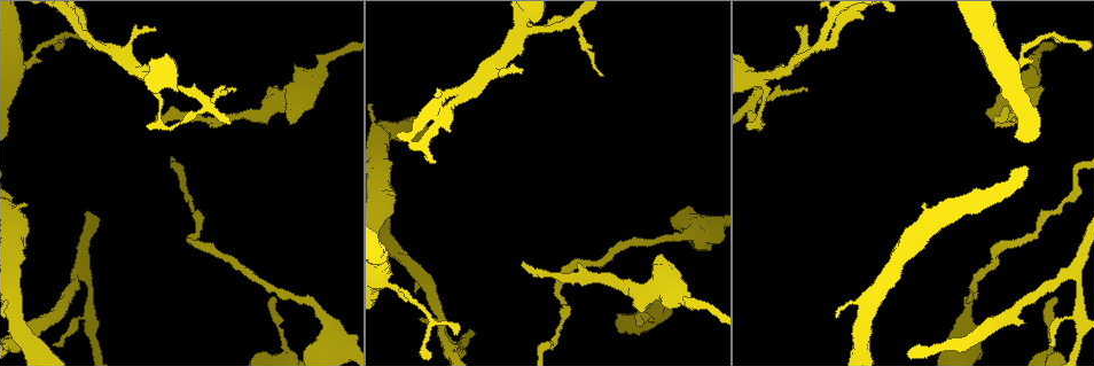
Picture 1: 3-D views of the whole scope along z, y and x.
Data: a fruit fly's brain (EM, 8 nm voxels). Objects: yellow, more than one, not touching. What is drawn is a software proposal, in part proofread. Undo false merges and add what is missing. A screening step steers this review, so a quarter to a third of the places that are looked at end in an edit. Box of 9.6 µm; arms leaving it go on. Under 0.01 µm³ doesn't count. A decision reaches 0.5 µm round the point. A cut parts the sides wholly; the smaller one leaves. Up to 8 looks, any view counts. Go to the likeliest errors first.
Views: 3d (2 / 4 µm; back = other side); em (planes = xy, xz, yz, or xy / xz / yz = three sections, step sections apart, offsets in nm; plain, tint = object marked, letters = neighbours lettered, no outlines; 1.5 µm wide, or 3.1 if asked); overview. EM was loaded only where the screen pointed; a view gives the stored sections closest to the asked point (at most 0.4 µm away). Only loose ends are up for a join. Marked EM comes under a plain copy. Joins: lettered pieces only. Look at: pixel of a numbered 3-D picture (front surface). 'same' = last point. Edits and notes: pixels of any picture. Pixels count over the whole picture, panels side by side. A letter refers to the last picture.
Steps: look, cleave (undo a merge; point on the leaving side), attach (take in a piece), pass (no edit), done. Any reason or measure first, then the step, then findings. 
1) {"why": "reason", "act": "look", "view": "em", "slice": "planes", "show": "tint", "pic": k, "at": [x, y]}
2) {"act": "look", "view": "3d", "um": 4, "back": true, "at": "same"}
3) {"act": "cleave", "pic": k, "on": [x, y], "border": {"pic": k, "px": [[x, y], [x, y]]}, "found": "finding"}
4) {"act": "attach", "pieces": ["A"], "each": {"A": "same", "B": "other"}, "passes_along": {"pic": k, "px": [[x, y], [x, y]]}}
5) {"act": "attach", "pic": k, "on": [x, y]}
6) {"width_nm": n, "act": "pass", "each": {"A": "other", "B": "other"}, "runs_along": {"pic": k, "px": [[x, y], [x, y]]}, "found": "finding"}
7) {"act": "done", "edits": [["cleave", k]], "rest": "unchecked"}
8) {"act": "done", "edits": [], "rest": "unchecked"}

{"act": "look", "view": "3d", "um": 4, "pic": 1, "at": [757, 80]}

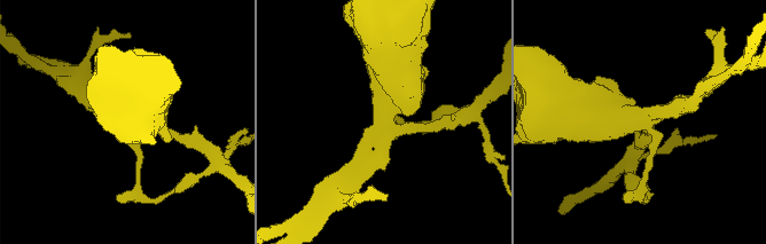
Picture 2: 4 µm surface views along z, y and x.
{"act": "look", "view": "em", "slice": "xy", "step": 8, "show": "tint", "pic": 2, "at": [381, 126]}

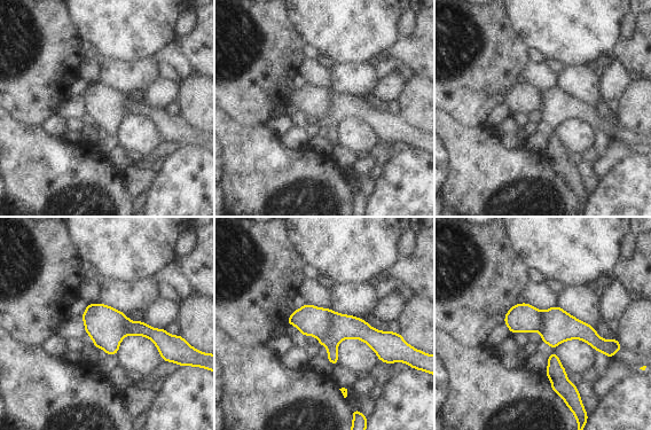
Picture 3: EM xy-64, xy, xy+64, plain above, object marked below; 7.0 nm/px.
{"why": "what lies round it", "act": "look", "view": "em", "slice": "xy", "step": 8, "show": "letters", "at": "same"}

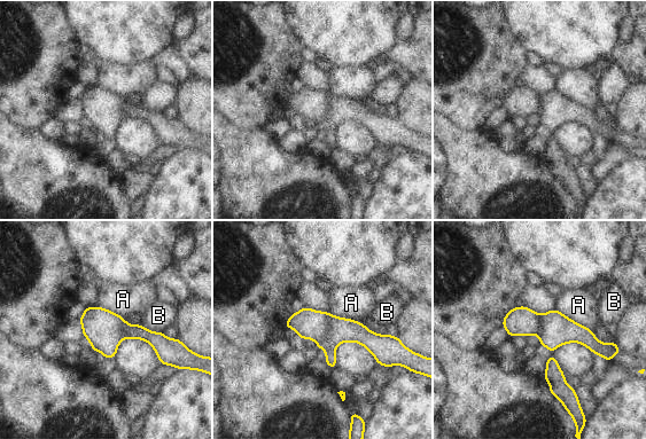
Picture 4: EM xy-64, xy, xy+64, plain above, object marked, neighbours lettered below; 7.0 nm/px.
{"arms": 4, "act": "cleave", "pic": 4, "on": [308, 323], "each": {"A": "other", "B": "other"}, "border": {"pic": 4, "px": [[331, 315], [327, 335], [318, 344]]}, "found": "a second cell is stuck on"}

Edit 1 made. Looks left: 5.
{"why": "an open end", "act": "look", "view": "em", "slice": "planes", "show": "tint", "pic": 1, "at": [996, 120]}

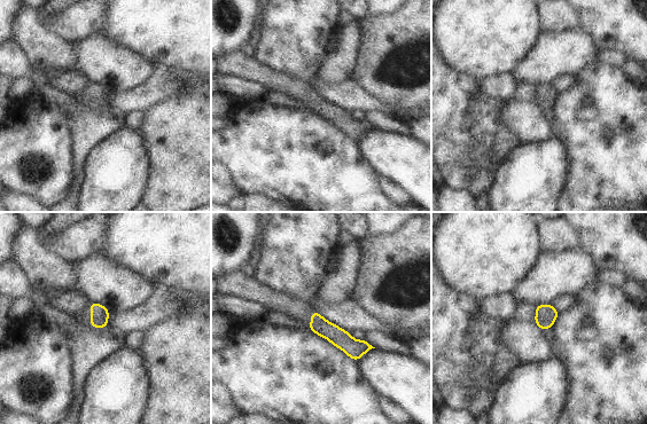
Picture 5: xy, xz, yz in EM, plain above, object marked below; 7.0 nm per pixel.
{"act": "look", "view": "em", "slice": "planes", "show": "letters", "at": "same"}

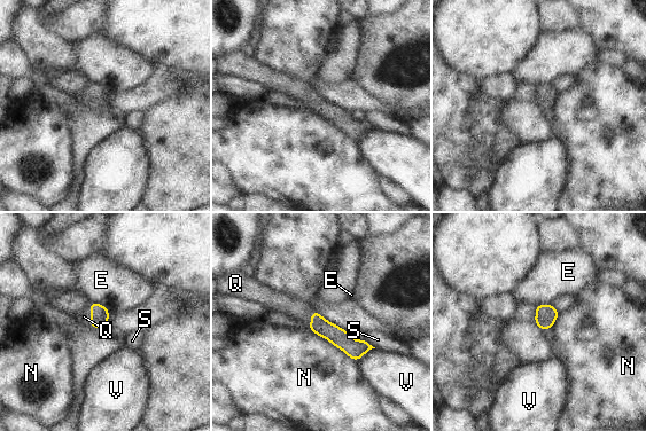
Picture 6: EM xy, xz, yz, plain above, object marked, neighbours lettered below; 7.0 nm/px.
{"longest_contact_nm": ["N", 400], "act": "attach", "pieces": ["Q"], "each": {"E": "other", "N": "other", "Q": "same", "S": "other", "V": "other"}, "passes_along": {"pic": 6, "px": [[99, 318], [92, 313], [84, 316]]}, "found": "the cell continues"}

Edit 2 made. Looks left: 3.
{"act": "look", "view": "overview"}

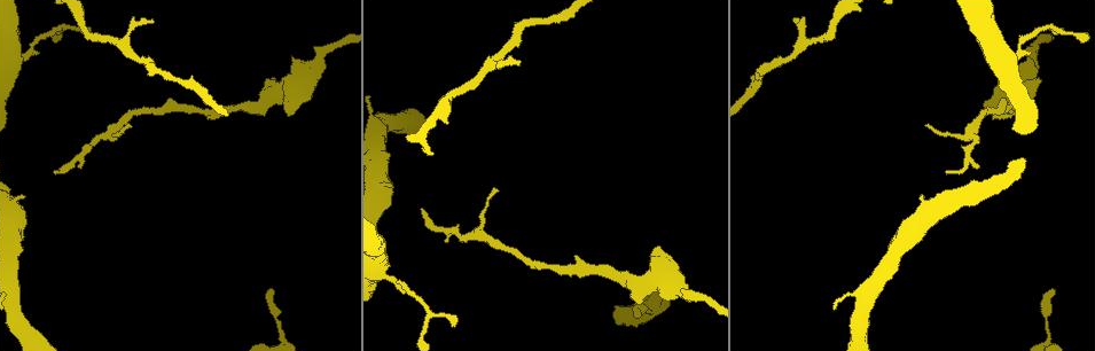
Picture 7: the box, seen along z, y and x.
{"why": "branch stops here", "act": "look", "view": "3d", "um": 2, "pic": 7, "at": [497, 192]}

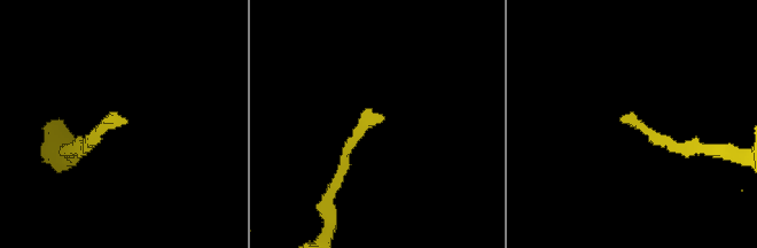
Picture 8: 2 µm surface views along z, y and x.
{"why": "need the tissue", "act": "look", "view": "em", "slice": "xy", "step": 8, "show": "letters", "pic": 8, "at": [125, 121]}

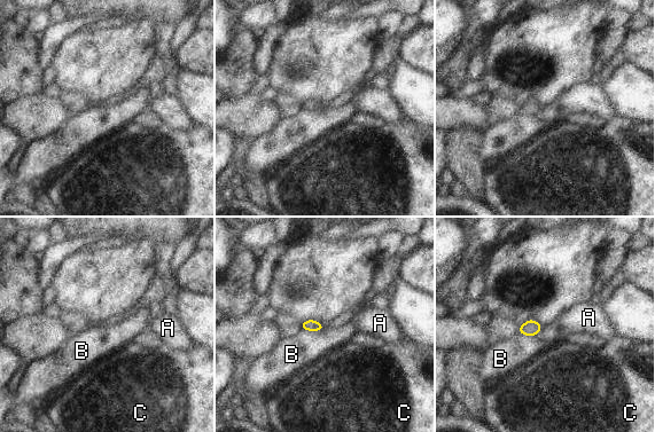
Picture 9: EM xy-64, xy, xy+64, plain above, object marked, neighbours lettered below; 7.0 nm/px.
{"width_nm": 80, "act": "pass", "each": {"A": "other", "B": "other", "C": "other"}, "border": {"pic": 9, "px": [[326, 326], [319, 330], [301, 329]]}, "found": "no lettered piece goes on from it"}

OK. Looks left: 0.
{"act": "done", "edits": [["cleave", 4], ["attach", 6]], "rest": "unchecked"}

